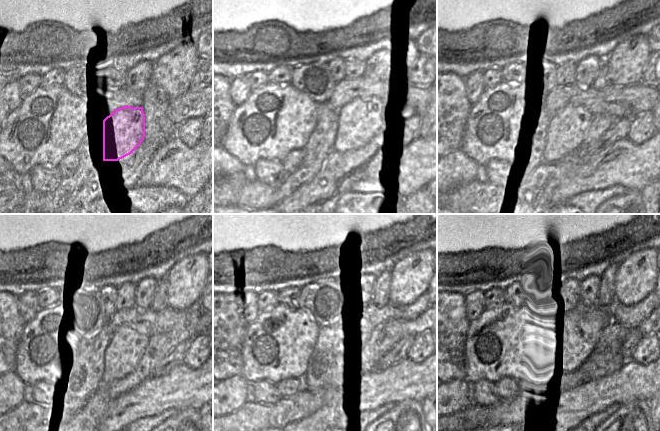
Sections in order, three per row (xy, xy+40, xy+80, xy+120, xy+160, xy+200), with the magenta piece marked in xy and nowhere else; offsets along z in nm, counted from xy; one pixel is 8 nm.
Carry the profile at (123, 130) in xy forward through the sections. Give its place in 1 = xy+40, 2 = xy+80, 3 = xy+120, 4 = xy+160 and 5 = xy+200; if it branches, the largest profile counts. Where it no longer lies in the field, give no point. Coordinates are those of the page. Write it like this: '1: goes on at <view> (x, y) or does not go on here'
1: goes on at xy+40 (357, 123)
2: goes on at xy+80 (570, 125)
3: goes on at xy+120 (126, 346)
4: goes on at xy+160 (323, 373)
5: goes on at xy+200 (586, 328)

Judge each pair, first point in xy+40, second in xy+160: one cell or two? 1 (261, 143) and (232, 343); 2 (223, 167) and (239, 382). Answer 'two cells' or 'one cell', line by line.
1: two cells
2: one cell

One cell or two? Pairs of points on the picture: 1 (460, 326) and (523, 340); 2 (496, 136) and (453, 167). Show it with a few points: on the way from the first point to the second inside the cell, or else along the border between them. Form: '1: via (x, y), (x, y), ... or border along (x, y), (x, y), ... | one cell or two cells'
1: border along (471, 321), (468, 327), (464, 351) | two cells
2: border along (459, 148), (477, 164) | two cells

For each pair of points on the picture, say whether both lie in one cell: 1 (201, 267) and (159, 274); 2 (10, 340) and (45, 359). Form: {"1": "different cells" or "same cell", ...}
{"1": "different cells", "2": "different cells"}

